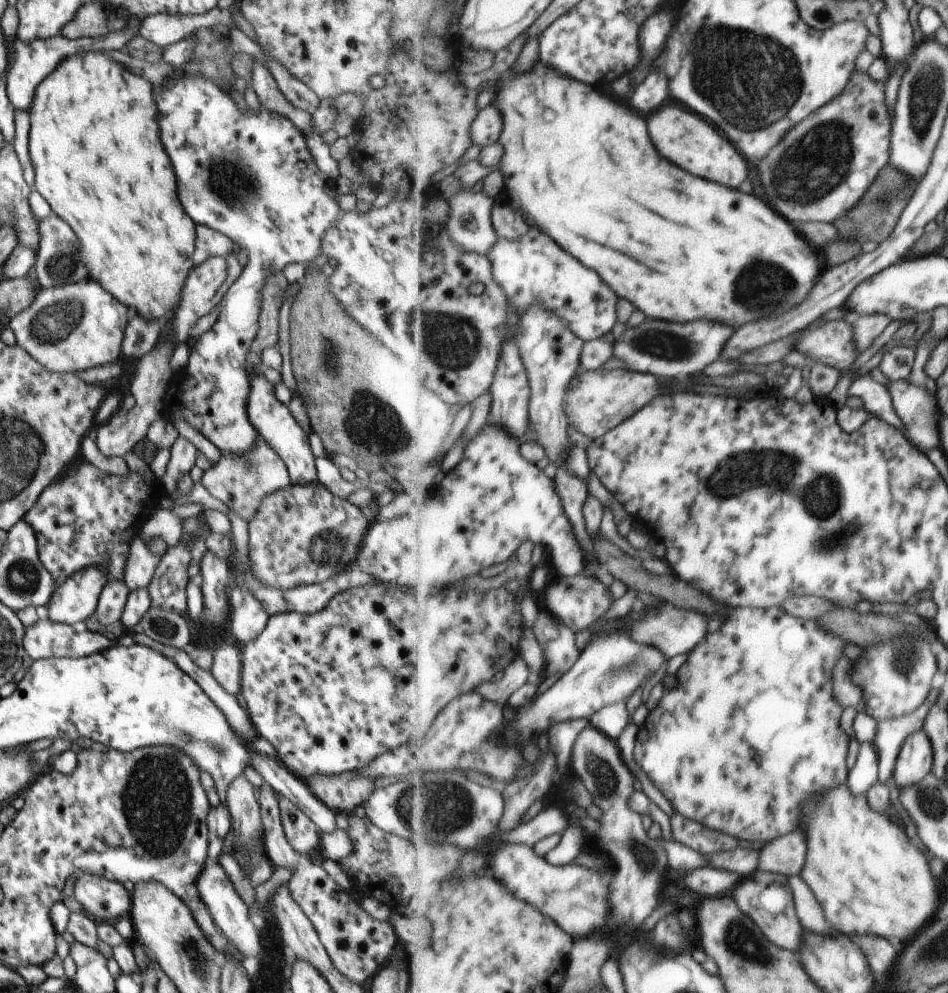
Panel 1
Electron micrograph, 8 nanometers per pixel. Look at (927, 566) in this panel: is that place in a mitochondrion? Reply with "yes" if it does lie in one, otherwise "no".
no

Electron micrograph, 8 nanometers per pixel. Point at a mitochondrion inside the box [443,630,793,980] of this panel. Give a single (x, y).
(743, 944)

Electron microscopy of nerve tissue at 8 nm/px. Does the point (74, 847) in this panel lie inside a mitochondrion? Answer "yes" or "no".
no

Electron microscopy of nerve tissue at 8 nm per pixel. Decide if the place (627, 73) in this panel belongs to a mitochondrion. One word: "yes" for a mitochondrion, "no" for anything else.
no

